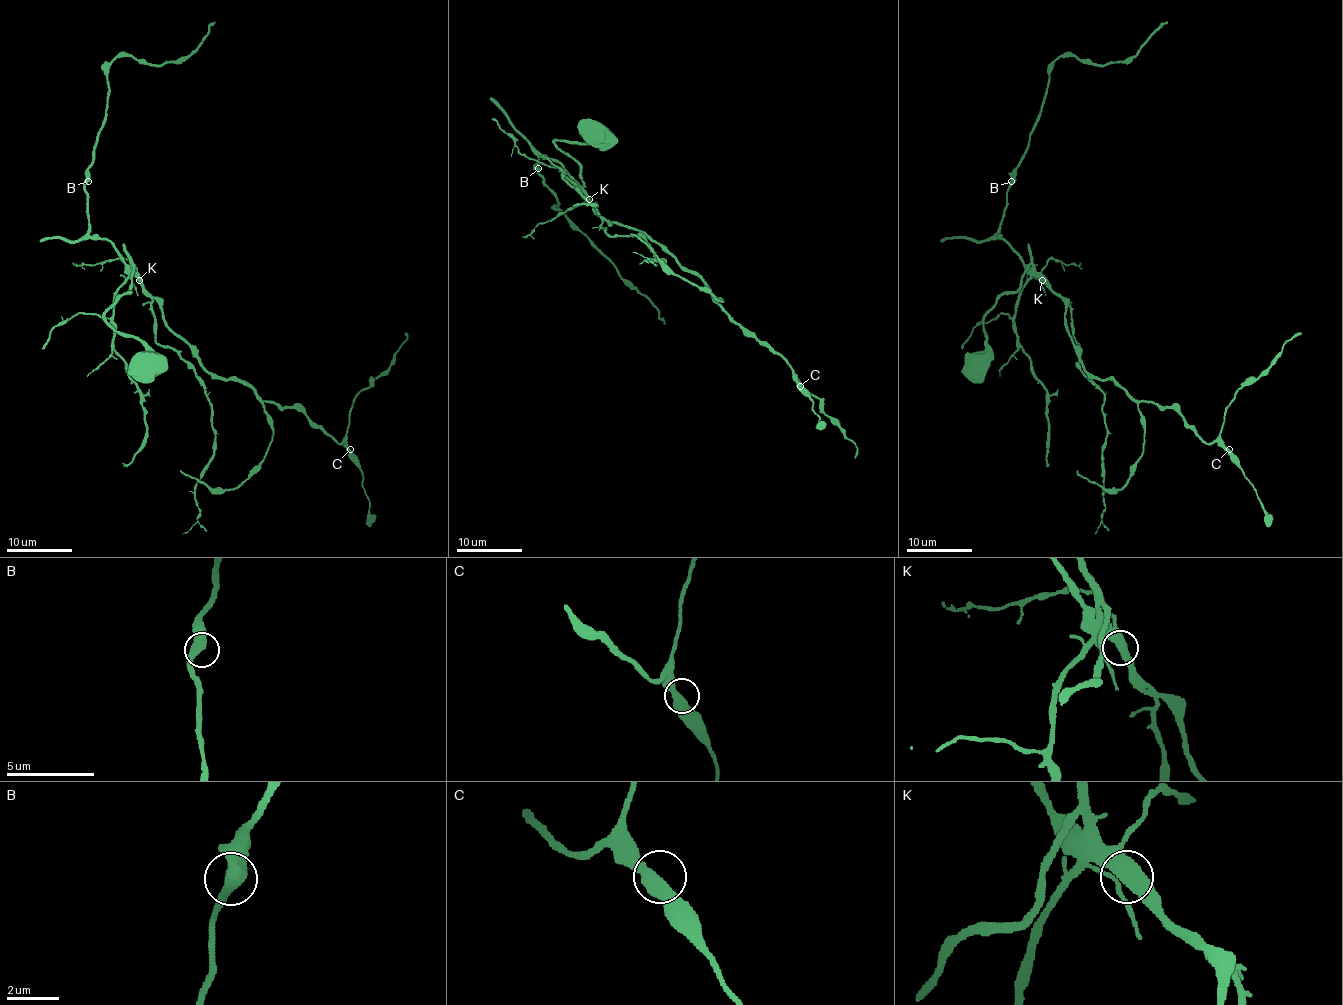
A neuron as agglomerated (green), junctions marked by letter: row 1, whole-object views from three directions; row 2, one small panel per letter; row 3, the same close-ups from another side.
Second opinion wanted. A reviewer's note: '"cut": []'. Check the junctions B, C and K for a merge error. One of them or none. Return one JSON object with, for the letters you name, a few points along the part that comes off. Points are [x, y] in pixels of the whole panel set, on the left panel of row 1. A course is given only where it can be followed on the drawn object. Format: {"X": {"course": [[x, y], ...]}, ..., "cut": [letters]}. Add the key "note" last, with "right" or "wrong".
{"K": {"course": [[139, 279], [209, 372], [297, 407], [337, 442], [356, 395], [390, 366], [405, 333]]}, "cut": ["K"], "note": "wrong"}

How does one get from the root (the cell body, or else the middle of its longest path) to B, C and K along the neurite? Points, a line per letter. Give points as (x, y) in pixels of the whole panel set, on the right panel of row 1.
B: (979, 361), (985, 349), (985, 315), (1003, 294), (1020, 286), (1021, 276), (1028, 271), (1000, 235), (1011, 181)
C: (979, 361), (985, 315), (1034, 271), (1065, 304), (1090, 374), (1172, 407), (1229, 449)
K: (979, 361), (985, 349), (984, 318), (995, 302), (1003, 294), (1013, 292), (1026, 271), (1034, 271), (1043, 279)

